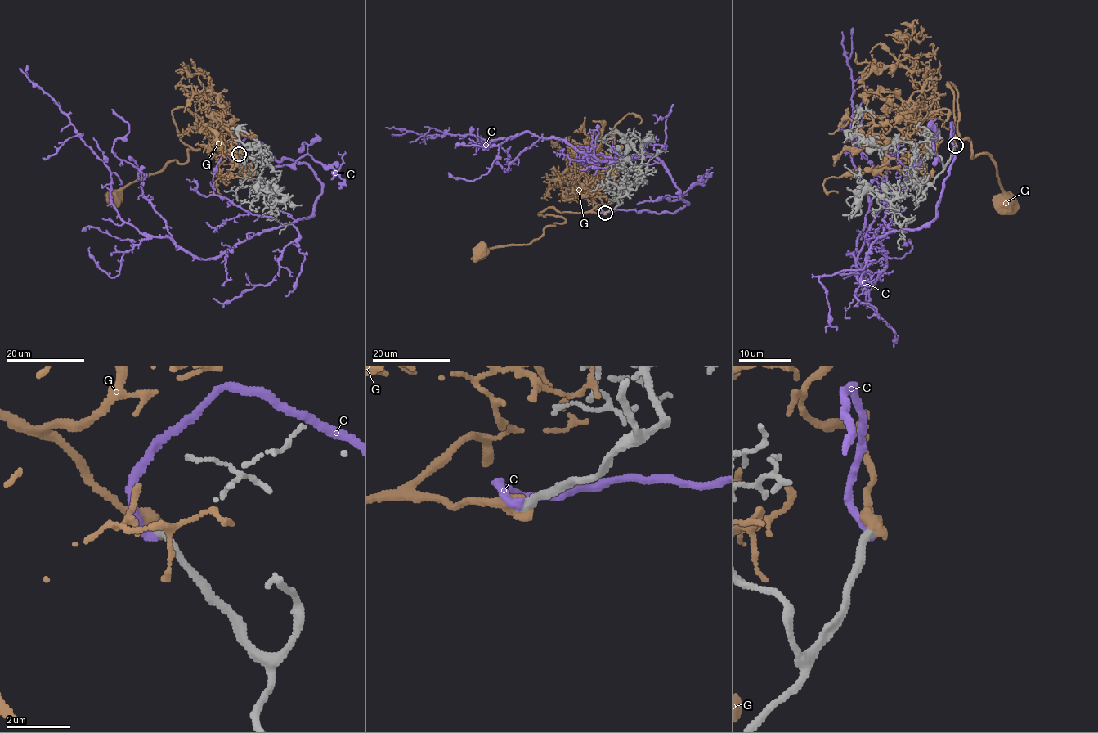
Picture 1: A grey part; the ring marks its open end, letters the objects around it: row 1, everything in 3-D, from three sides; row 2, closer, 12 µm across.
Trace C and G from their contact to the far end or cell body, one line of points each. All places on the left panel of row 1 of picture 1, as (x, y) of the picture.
C: (238, 155), (253, 137), (306, 164), (315, 212), (193, 256), (119, 217), (107, 165), (19, 69)
G: (238, 155), (179, 107), (172, 111), (177, 133), (199, 150), (189, 150), (188, 159), (172, 160), (116, 195)

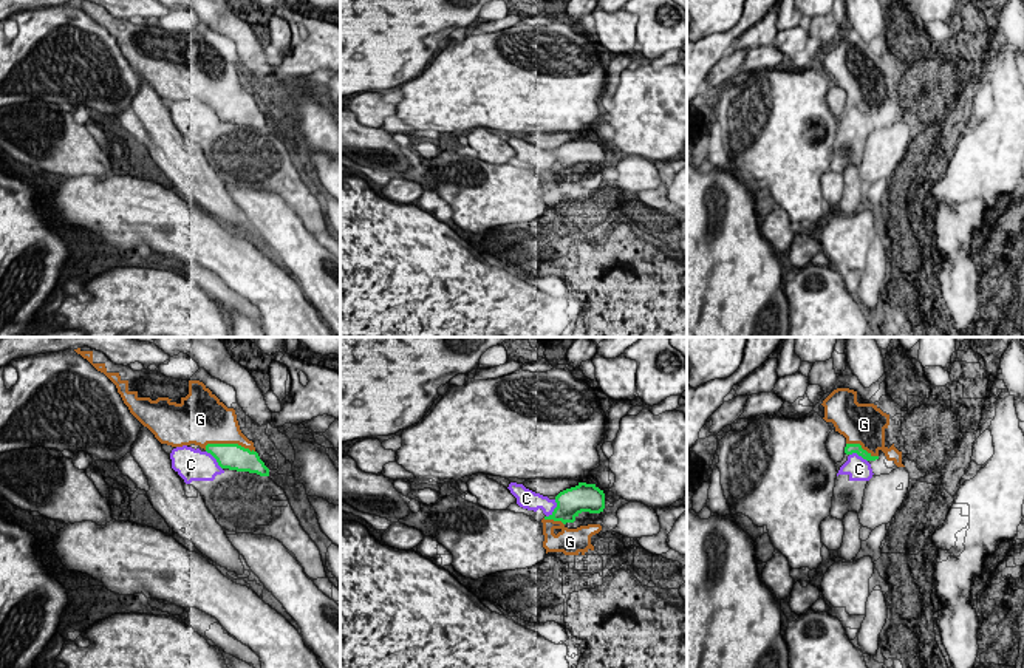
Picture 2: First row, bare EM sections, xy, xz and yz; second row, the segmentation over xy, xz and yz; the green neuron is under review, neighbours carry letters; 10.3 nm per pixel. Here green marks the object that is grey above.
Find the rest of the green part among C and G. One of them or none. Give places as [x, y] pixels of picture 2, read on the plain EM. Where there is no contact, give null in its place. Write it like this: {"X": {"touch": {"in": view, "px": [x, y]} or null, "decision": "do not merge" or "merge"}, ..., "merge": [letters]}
{"C": {"touch": {"in": "xz", "px": [554, 163]}, "decision": "do not merge"}, "G": {"touch": {"in": "xy", "px": [229, 98]}, "decision": "merge"}, "merge": ["G"]}

